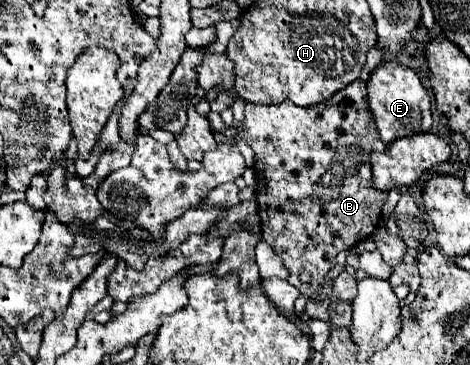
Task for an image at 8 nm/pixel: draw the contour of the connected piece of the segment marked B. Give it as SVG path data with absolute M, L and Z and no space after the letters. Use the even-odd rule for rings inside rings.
M355 79L347 89L339 89L339 93L333 93L331 99L327 99L323 105L311 105L311 107L299 107L291 101L283 101L279 105L245 105L245 119L243 127L227 127L219 113L211 111L207 115L211 129L229 137L229 139L241 139L245 141L253 153L255 153L255 199L259 205L259 217L261 217L261 231L255 233L231 233L223 243L223 255L215 263L215 273L219 277L225 277L229 273L235 273L239 277L239 287L249 289L249 285L259 285L259 269L255 263L255 243L267 241L271 249L283 259L285 267L289 269L289 283L299 287L303 295L309 295L319 285L323 285L325 275L335 265L335 257L343 249L351 249L357 243L369 239L375 229L379 227L379 215L381 207L387 199L387 193L377 191L371 183L371 165L369 155L379 147L379 151L385 149L379 135L375 133L371 113L367 109L365 101L365 83L361 79ZM301 271L311 273L311 281L305 285L299 281Z

